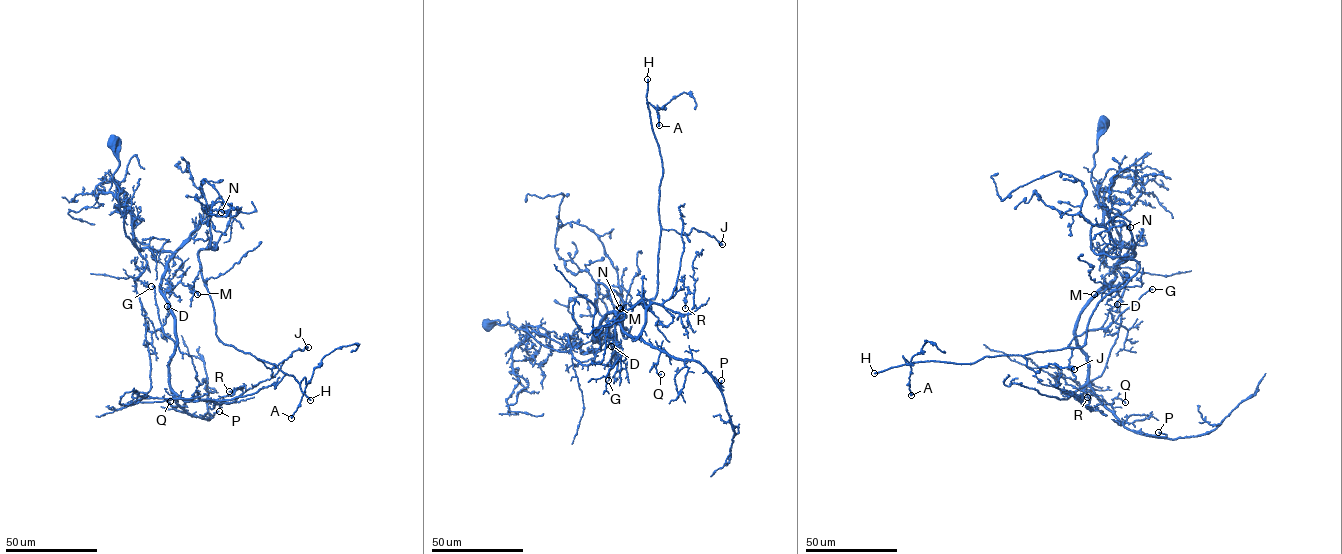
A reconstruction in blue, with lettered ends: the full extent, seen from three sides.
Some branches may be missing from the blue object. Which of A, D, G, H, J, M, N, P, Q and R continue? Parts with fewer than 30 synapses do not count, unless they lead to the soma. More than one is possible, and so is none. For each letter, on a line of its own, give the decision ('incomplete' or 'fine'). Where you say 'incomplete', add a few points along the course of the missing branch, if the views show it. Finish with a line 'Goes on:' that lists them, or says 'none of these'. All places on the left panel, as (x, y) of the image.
A: fine
D: fine
G: fine
H: incomplete
J: fine
M: fine
N: fine
P: fine
Q: fine
R: fine
Goes on: H

